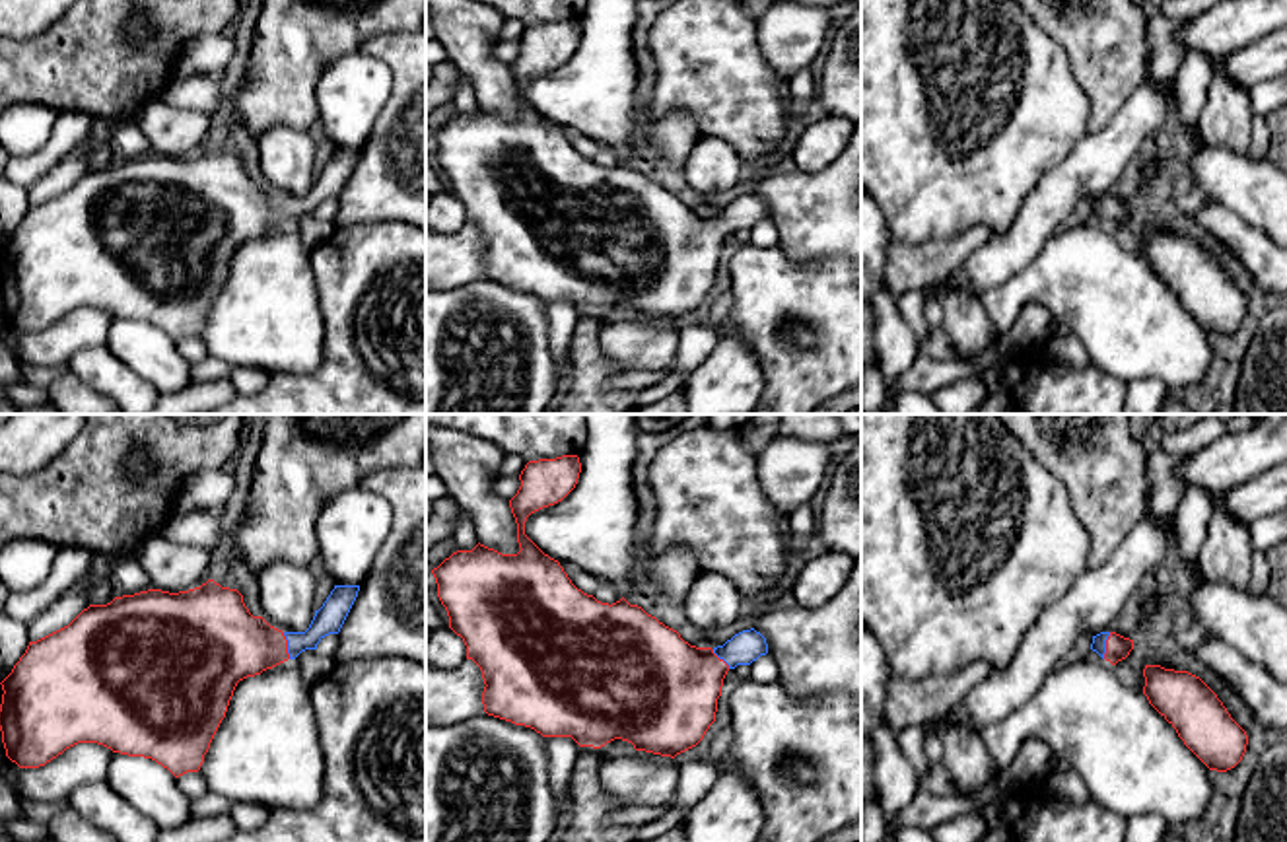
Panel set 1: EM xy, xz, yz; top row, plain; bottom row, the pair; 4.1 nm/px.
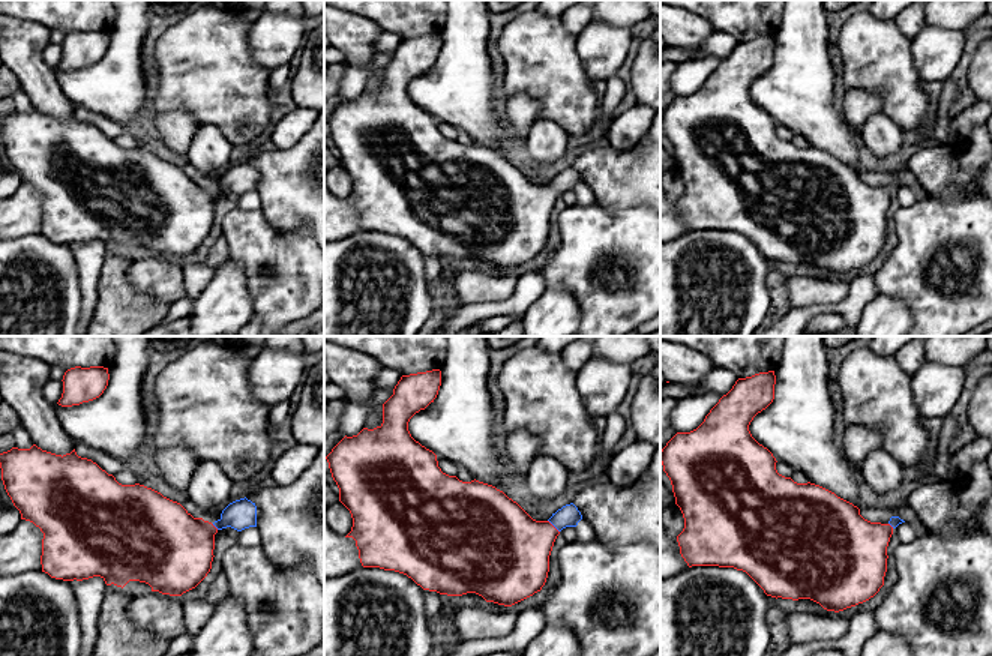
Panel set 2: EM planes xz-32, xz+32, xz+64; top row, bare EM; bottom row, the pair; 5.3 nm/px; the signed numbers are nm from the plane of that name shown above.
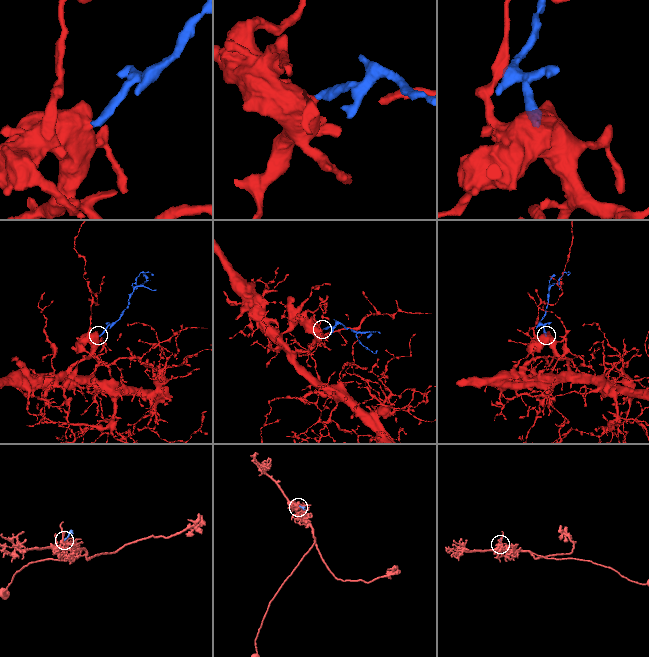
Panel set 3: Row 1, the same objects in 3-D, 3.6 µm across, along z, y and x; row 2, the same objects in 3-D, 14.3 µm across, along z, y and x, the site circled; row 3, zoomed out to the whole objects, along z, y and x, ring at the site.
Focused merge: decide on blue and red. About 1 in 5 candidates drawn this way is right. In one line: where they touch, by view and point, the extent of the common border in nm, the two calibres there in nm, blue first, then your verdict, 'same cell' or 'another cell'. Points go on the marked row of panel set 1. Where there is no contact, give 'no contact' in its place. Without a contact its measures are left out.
xy (288, 646) | 120 nm | 120/320 nm | same cell

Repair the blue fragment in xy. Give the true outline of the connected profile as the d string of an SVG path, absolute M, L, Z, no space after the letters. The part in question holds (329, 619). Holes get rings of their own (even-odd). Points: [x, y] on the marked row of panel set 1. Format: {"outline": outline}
{"outline": "M208 579L169 593L148 589L89 605L68 626L29 642L0 683L6 756L39 768L78 743L152 758L175 778L198 772L239 681L261 675L338 634L360 585L334 585L305 632L282 632L253 616L237 589Z"}

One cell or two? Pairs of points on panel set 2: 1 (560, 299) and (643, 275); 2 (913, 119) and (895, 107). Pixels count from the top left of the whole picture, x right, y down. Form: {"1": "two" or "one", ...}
{"1": "two", "2": "one"}

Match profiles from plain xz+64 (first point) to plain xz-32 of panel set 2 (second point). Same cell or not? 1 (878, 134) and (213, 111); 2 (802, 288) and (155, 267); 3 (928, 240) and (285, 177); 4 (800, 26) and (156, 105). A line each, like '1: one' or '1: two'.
1: two
2: one
3: two
4: two

